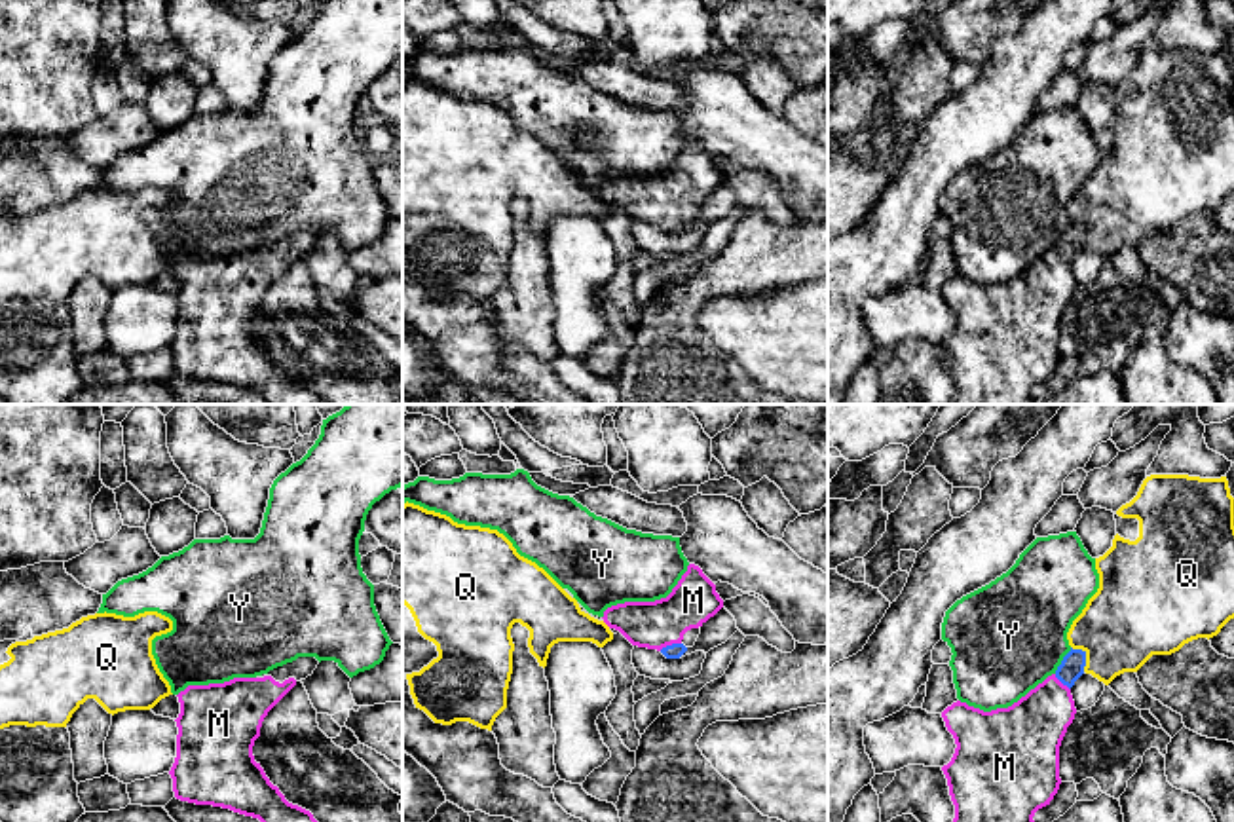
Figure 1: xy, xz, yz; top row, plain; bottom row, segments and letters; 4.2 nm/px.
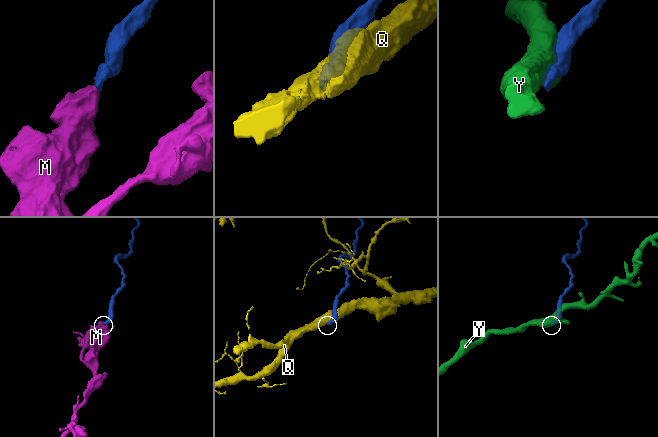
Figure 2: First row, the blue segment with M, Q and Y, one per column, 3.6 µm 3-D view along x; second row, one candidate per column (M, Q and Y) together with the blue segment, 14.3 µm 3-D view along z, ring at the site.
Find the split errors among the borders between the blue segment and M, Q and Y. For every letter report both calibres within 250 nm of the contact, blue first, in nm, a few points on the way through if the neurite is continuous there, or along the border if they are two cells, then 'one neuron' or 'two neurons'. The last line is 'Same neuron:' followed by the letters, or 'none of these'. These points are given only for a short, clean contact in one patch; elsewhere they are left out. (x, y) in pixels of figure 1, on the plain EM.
M: 60/200 nm | one neuron
Q: 100/360 nm | two neurons
Y: 100/480 nm | two neurons
Same neuron: M

